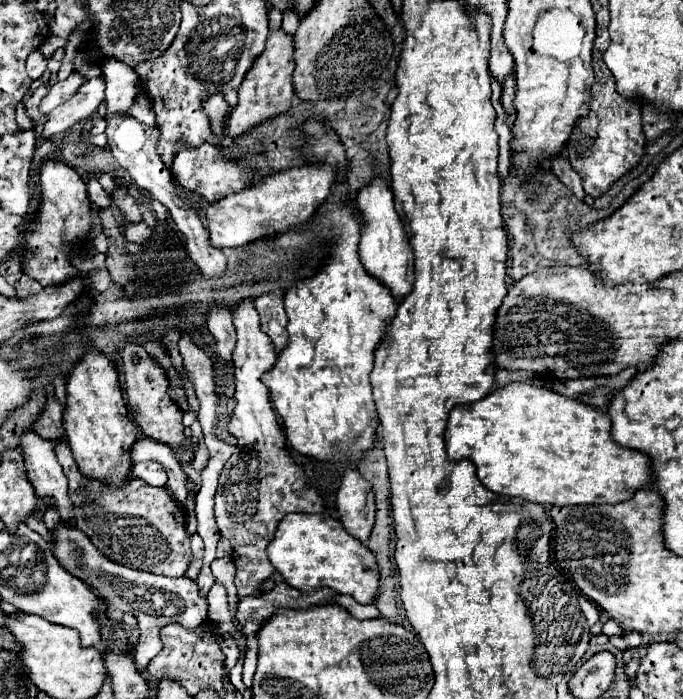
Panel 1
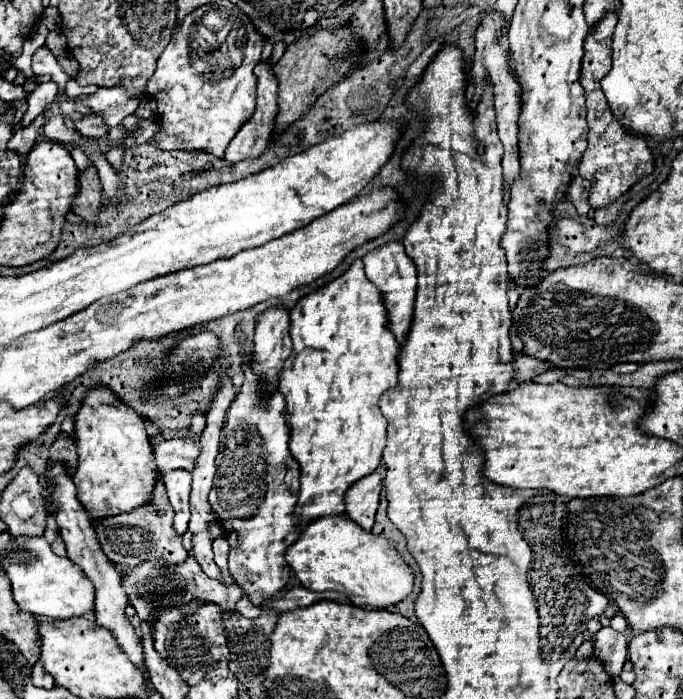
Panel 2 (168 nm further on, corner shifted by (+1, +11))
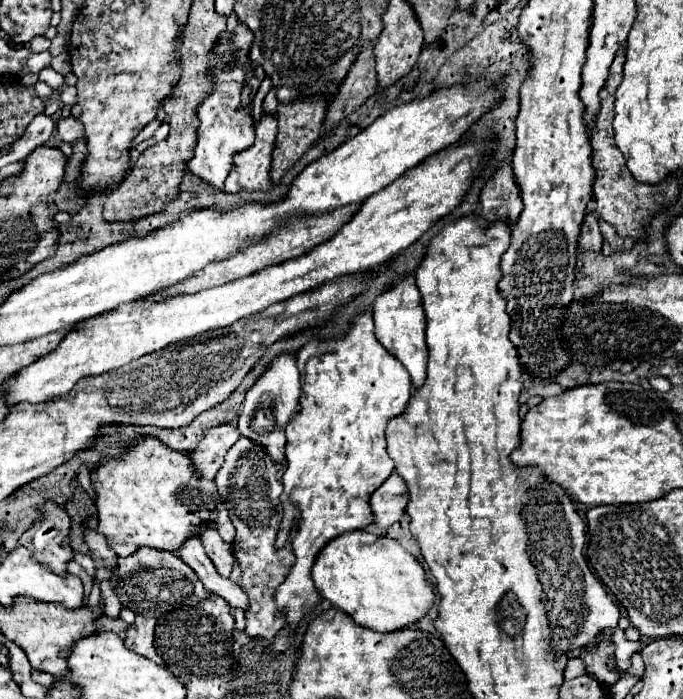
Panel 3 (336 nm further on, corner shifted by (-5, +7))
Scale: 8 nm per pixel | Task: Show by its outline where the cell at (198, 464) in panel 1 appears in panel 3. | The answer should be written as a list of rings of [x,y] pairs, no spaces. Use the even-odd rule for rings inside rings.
[[[206,529],[206,531],[202,533],[202,545],[204,545],[204,549],[206,549],[206,555],[212,559],[214,567],[218,569],[218,573],[220,573],[222,577],[230,577],[232,565],[234,565],[232,547],[222,541],[222,537],[218,535],[216,529]]]

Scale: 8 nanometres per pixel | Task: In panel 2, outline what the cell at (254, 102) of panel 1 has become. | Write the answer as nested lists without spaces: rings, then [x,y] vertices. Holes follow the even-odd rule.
[[[262,61],[254,69],[256,73],[256,109],[250,121],[244,121],[242,129],[232,137],[226,159],[236,163],[240,159],[258,157],[274,131],[274,119],[278,115],[278,77],[274,77],[274,65]]]

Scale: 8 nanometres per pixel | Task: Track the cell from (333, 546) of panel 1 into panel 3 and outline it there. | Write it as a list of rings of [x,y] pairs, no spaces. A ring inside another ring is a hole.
[[[352,531],[332,539],[316,559],[312,569],[312,579],[316,583],[318,593],[324,599],[328,599],[340,611],[348,613],[358,625],[380,633],[408,629],[410,625],[426,617],[426,613],[434,605],[434,589],[426,579],[424,567],[398,541],[384,535],[372,535],[368,531]]]

